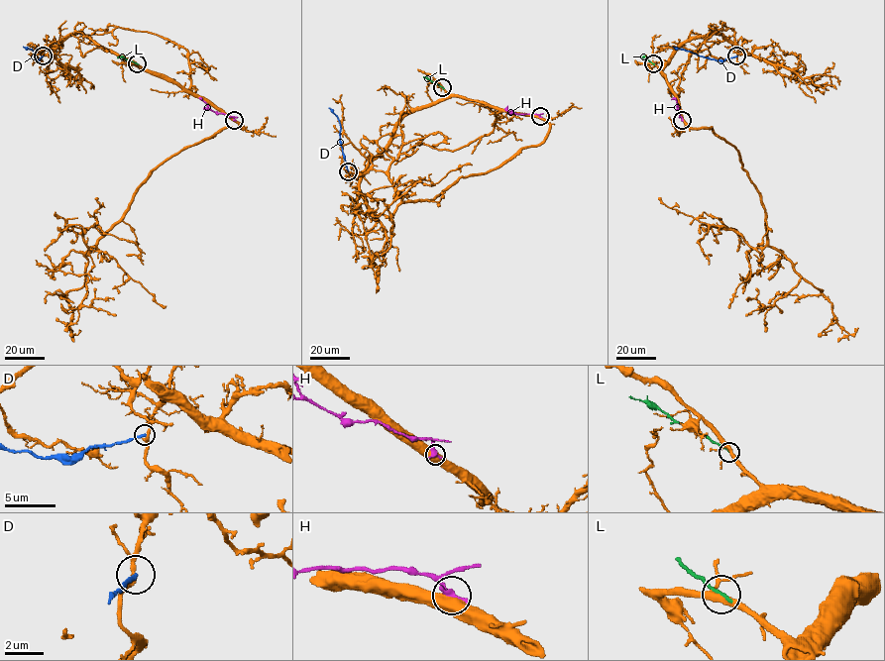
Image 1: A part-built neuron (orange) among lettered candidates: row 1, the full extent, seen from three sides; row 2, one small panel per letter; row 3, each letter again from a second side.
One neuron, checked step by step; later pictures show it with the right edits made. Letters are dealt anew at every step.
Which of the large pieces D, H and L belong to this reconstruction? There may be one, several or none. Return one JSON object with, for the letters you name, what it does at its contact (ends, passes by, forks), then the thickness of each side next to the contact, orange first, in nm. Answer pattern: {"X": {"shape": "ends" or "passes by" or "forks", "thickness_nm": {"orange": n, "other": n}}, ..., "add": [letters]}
{"add": []}

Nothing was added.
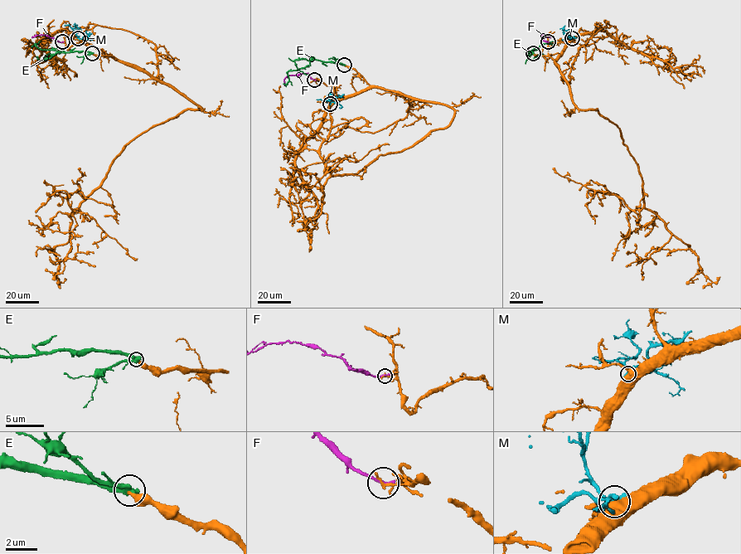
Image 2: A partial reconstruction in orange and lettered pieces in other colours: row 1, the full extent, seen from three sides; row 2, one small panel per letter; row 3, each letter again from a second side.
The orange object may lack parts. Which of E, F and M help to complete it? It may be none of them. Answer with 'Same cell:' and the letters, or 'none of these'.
Same cell: none of these

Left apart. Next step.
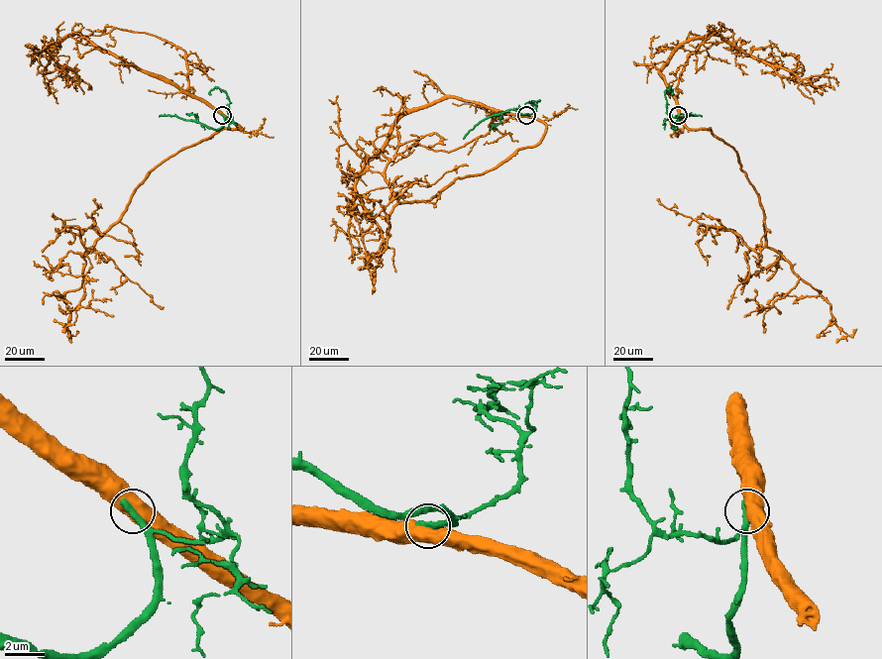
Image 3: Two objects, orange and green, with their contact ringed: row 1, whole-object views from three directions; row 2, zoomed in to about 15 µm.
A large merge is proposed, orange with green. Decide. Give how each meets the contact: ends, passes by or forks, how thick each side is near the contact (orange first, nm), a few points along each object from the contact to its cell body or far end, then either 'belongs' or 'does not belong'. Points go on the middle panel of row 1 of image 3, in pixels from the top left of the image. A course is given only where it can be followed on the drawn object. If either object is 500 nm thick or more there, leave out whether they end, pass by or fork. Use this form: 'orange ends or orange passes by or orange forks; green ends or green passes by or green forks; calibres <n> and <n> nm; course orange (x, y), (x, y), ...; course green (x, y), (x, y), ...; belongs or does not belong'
calibres 600 and 420 nm; course orange (526, 115), (545, 125), (535, 145), (429, 200), (397, 203), (386, 247), (369, 262), (381, 268); course green (526, 115), (508, 109), (489, 116), (463, 139); belongs

